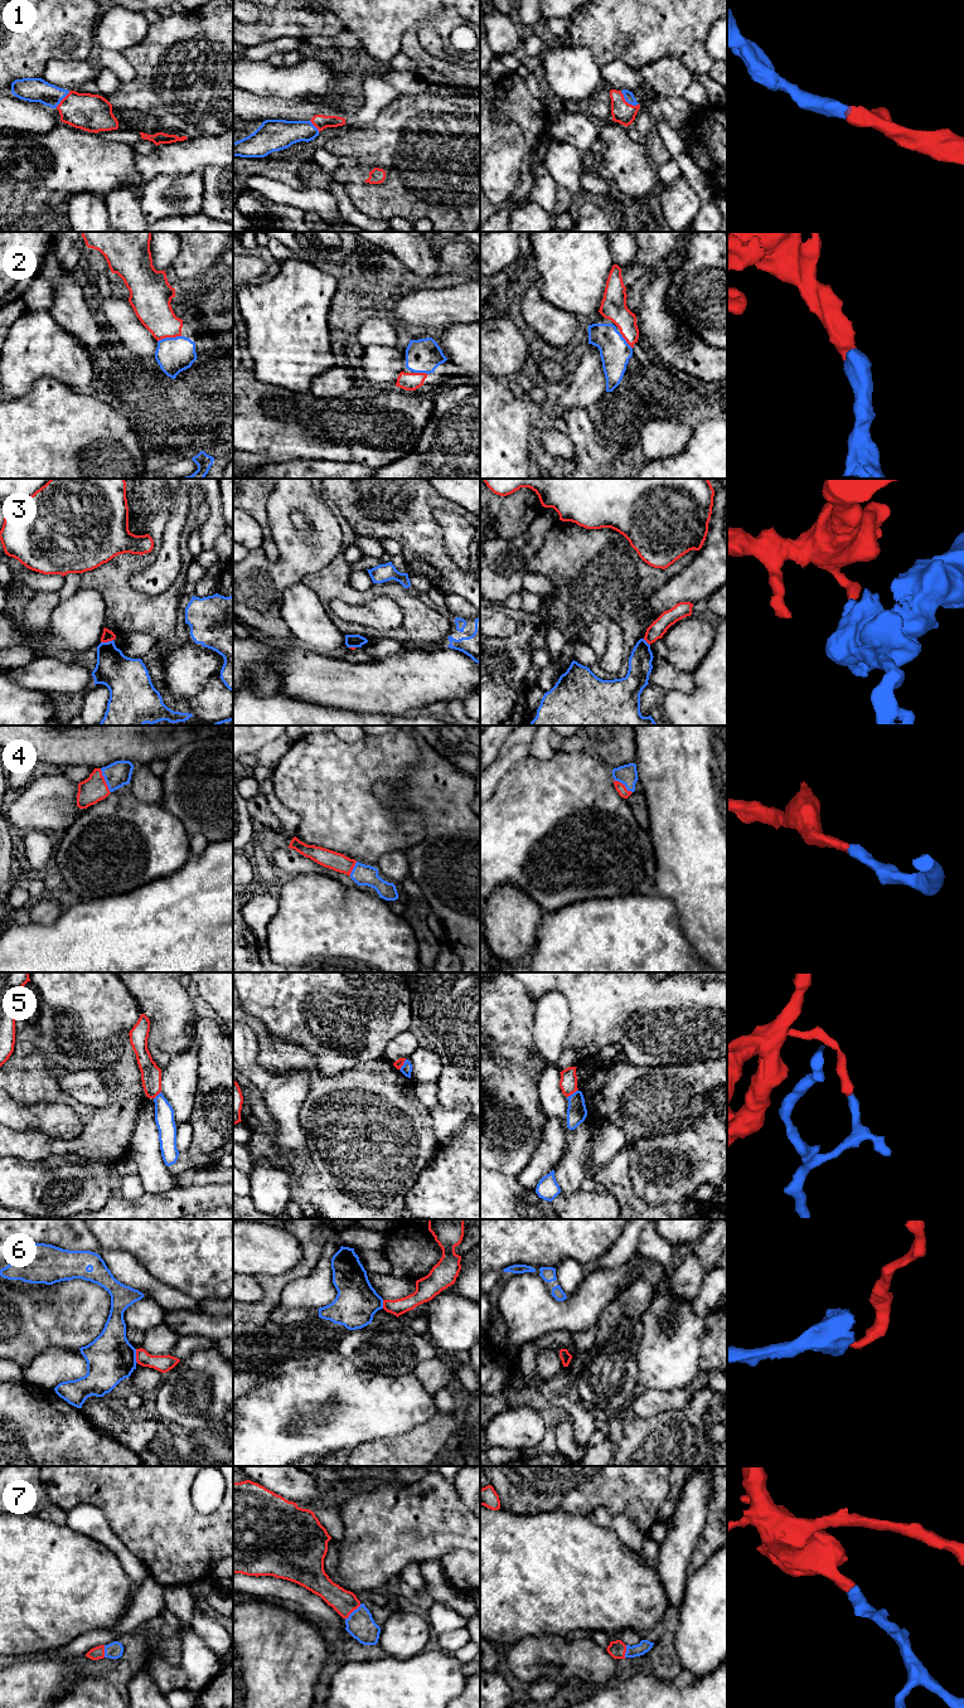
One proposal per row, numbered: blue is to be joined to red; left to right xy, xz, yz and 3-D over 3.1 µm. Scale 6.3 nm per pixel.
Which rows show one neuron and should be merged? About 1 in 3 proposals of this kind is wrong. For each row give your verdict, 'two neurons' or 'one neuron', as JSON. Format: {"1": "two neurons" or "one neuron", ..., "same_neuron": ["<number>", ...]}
{"1": "one neuron", "2": "one neuron", "3": "two neurons", "4": "one neuron", "5": "two neurons", "6": "two neurons", "7": "one neuron", "same_neuron": ["1", "2", "4", "7"]}

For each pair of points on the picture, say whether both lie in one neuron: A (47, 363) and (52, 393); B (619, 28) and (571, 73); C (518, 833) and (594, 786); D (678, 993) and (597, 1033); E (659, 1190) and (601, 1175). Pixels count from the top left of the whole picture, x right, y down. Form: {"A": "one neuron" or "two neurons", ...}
{"A": "two neurons", "B": "two neurons", "C": "one neuron", "D": "one neuron", "E": "two neurons"}

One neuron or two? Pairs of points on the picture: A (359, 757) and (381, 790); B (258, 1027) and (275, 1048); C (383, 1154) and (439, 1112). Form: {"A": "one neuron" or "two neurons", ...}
{"A": "two neurons", "B": "one neuron", "C": "two neurons"}

